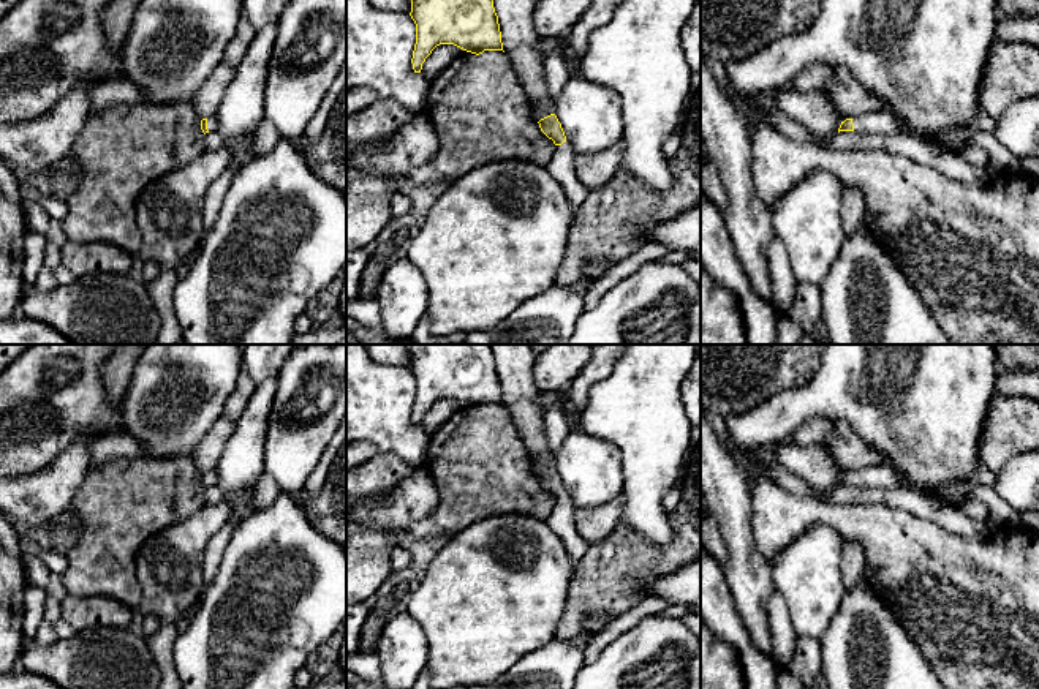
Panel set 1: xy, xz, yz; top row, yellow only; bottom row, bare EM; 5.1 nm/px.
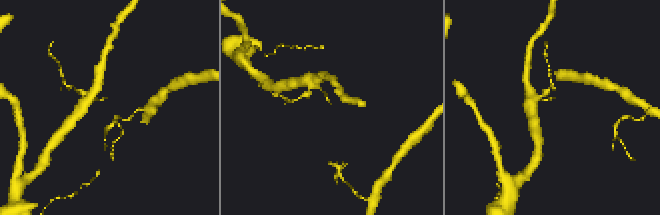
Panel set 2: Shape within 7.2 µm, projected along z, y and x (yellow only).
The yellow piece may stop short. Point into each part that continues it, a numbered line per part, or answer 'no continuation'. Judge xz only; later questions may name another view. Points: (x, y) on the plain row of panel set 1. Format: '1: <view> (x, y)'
1: xz (562, 520)

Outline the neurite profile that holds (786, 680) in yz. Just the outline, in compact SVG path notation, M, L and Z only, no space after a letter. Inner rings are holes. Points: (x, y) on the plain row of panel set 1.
M780 670L776 689L803 689L803 681L791 670Z

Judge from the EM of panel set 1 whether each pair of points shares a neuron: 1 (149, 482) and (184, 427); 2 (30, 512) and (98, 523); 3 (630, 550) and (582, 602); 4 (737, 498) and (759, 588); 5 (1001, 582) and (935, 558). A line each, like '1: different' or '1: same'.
1: different
2: different
3: same
4: same
5: same

